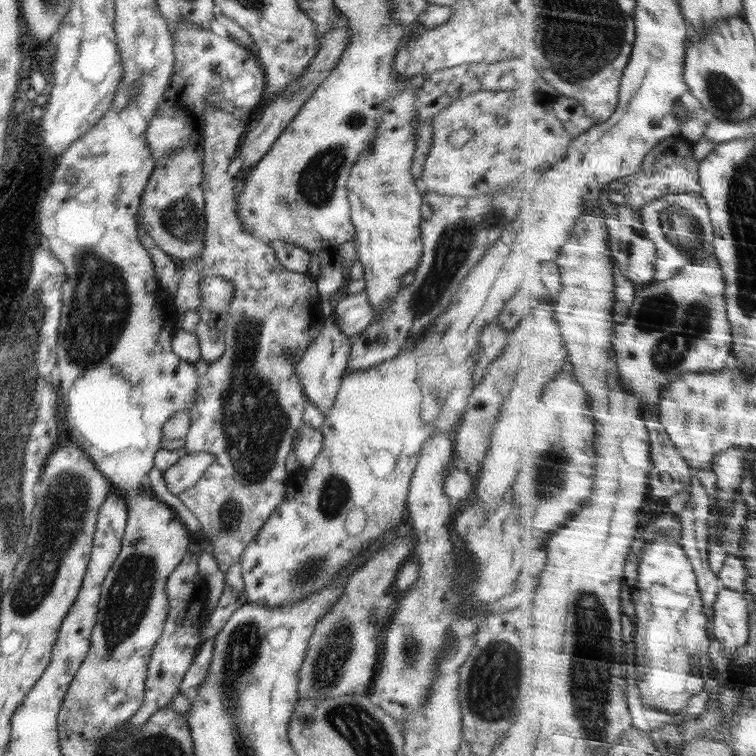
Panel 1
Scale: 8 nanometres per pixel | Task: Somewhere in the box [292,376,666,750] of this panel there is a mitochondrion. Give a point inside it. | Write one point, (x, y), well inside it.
(590, 683)

